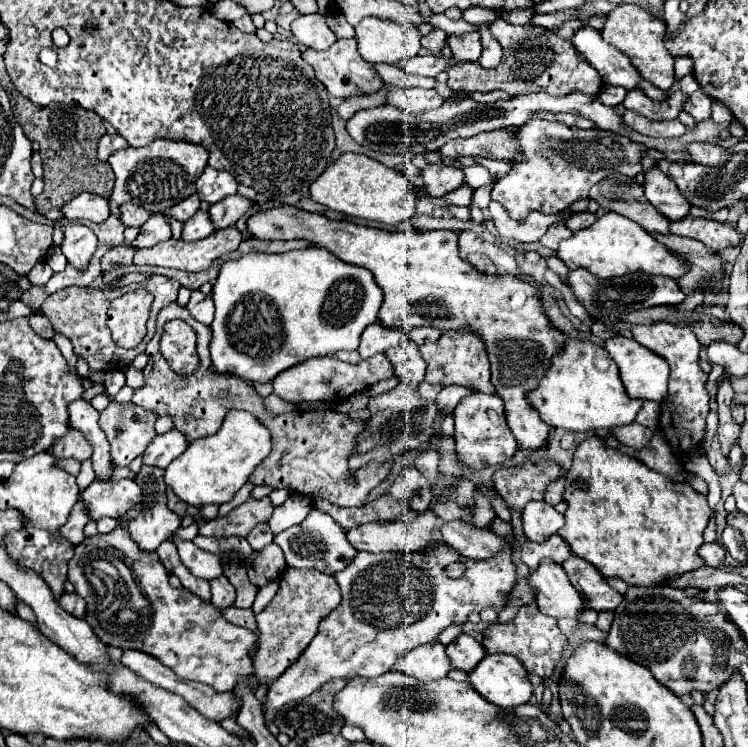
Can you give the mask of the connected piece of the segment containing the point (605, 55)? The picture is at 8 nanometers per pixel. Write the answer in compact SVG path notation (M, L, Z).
M583 25L575 31L571 43L585 57L585 61L597 69L601 79L611 85L621 85L625 89L637 87L641 75L631 65L627 55L623 55L617 47L603 41L601 33L589 25Z

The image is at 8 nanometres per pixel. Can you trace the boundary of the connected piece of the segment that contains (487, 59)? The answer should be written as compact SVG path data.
M487 35L487 37L483 39L483 53L481 53L481 57L479 57L479 65L485 67L485 69L495 67L495 65L499 63L501 55L503 55L503 51L497 51L497 49L499 49L499 43L497 43L491 35Z

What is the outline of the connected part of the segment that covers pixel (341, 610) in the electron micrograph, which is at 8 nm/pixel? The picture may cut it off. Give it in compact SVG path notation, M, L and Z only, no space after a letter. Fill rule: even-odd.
M441 543L429 553L359 553L347 569L339 571L335 575L335 581L341 587L343 601L337 609L331 611L319 625L317 637L309 643L309 647L303 651L303 655L291 665L275 683L269 685L267 703L263 705L265 721L271 721L279 707L285 703L291 703L295 699L303 699L317 691L325 681L333 677L379 677L387 671L391 671L393 663L407 653L409 649L437 641L437 635L453 625L465 625L471 611L483 611L487 607L501 611L505 607L505 601L515 585L515 565L513 565L513 549L507 545L503 551L499 551L495 557L485 561L471 561L455 553L449 545ZM461 561L465 565L465 573L459 579L445 577L445 567Z

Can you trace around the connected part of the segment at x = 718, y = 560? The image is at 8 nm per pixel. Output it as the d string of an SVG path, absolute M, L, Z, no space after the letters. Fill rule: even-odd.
M705 543L699 547L699 555L709 567L721 567L725 561L725 547L721 543Z

